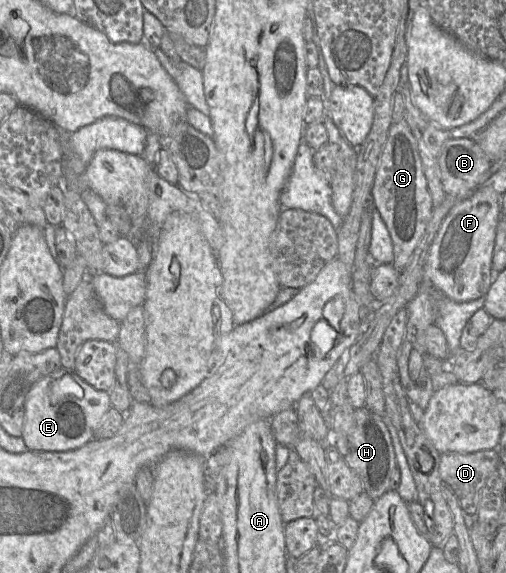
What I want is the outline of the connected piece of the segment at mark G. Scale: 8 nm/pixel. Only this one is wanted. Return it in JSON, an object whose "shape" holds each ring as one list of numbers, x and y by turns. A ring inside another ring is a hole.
{"shape":[[404,119,390,127,375,175,372,198,373,209,380,213,392,239,392,264,401,273,423,237,434,209,417,141]]}

